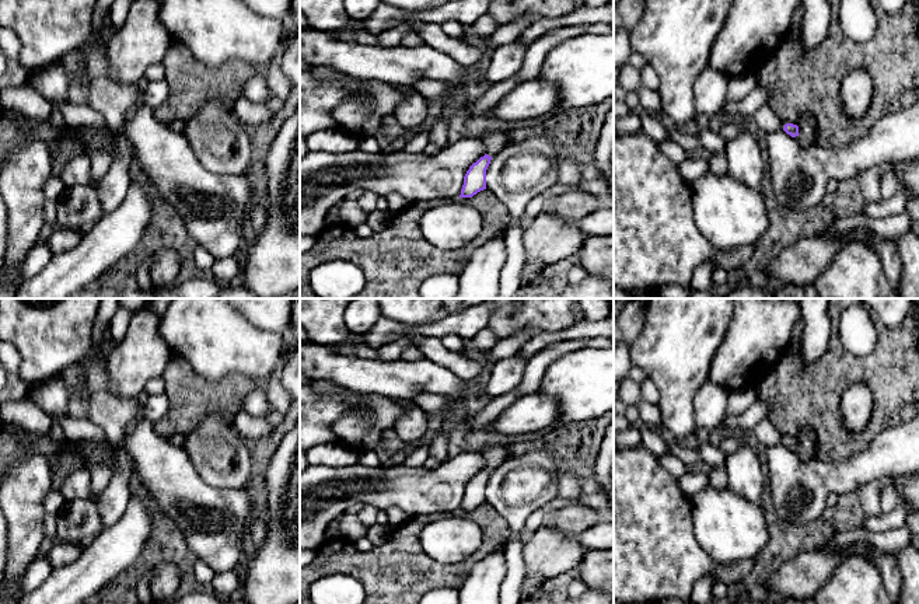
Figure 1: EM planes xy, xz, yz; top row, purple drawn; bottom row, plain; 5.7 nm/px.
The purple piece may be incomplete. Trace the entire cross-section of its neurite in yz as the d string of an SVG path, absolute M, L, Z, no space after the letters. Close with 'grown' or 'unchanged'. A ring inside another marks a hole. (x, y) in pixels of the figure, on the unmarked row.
M762 420L755 429L754 436L766 448L775 444L785 444L792 451L799 450L799 440L793 437L785 437L775 426L769 422Z; grown

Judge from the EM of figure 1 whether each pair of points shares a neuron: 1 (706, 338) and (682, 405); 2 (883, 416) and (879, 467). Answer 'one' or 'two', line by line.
1: one
2: two

